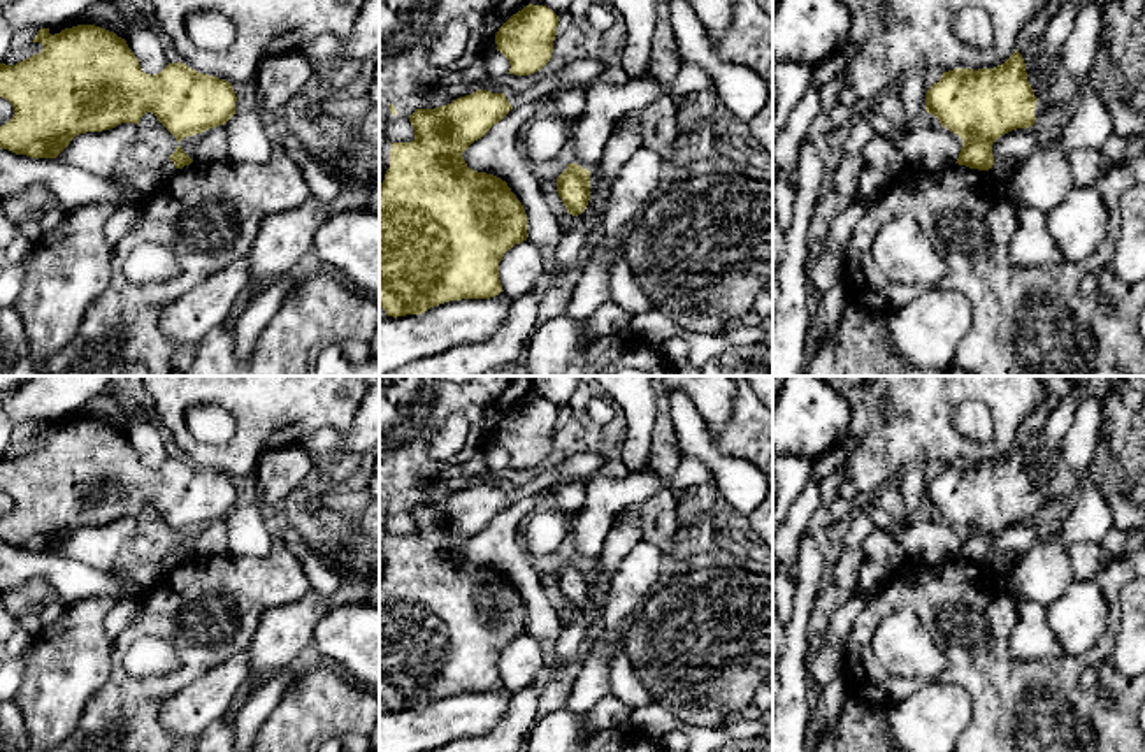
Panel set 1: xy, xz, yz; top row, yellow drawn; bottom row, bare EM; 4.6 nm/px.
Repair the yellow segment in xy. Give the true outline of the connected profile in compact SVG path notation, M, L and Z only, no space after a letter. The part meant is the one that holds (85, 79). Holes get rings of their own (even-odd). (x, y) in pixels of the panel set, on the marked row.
M77 25L54 35L49 28L40 28L32 42L44 46L39 54L16 65L0 63L0 97L14 107L14 116L0 127L0 148L16 155L56 158L76 135L109 130L121 123L139 125L146 112L153 112L177 142L225 125L235 114L237 97L232 83L200 74L181 61L169 63L160 74L146 74L126 40L105 28Z

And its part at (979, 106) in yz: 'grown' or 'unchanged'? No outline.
unchanged

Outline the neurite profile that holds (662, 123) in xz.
M659 97L623 119L641 128L645 146L653 148L662 160L674 158L685 148L687 109L669 97Z

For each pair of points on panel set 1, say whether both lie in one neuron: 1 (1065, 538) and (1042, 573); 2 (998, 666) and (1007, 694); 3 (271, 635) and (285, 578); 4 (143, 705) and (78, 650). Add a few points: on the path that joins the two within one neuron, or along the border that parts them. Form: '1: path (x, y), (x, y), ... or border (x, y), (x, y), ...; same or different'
1: path (1056, 547), (1047, 564); same
2: path (998, 673), (1001, 687); same
3: border (309, 589), (292, 601), (273, 605), (253, 636); different
4: border (113, 642), (109, 677), (83, 708); different

